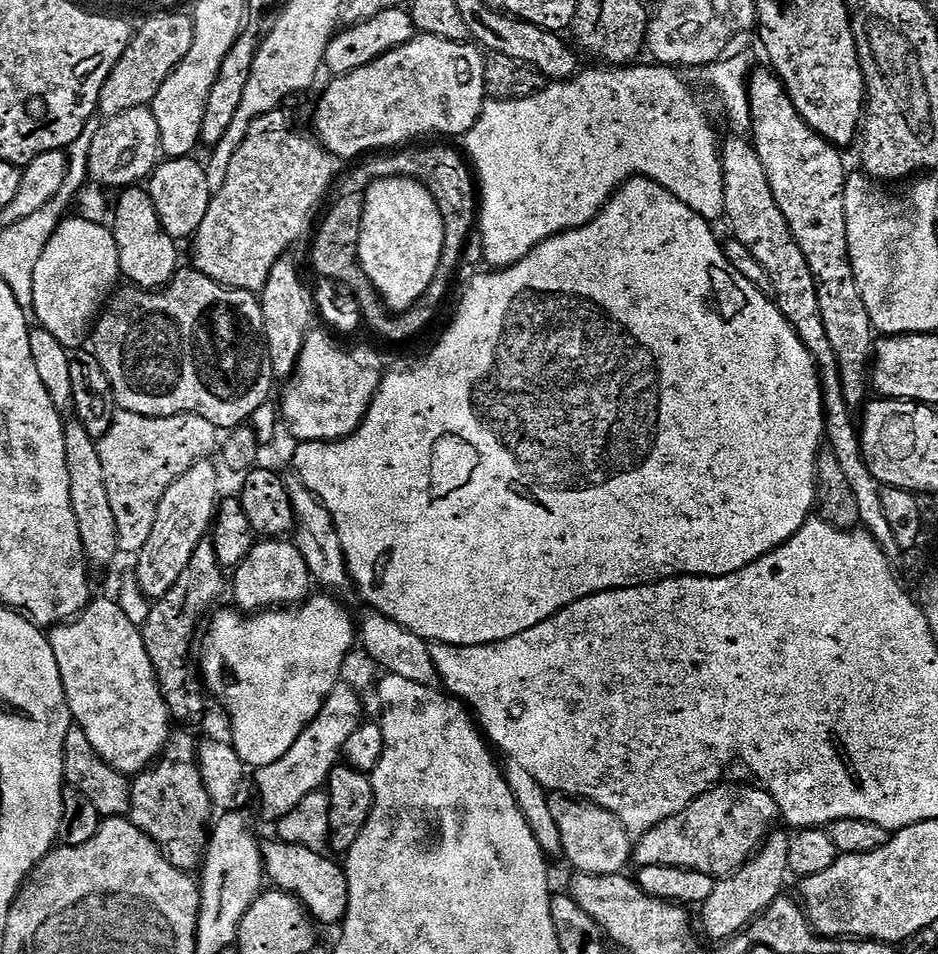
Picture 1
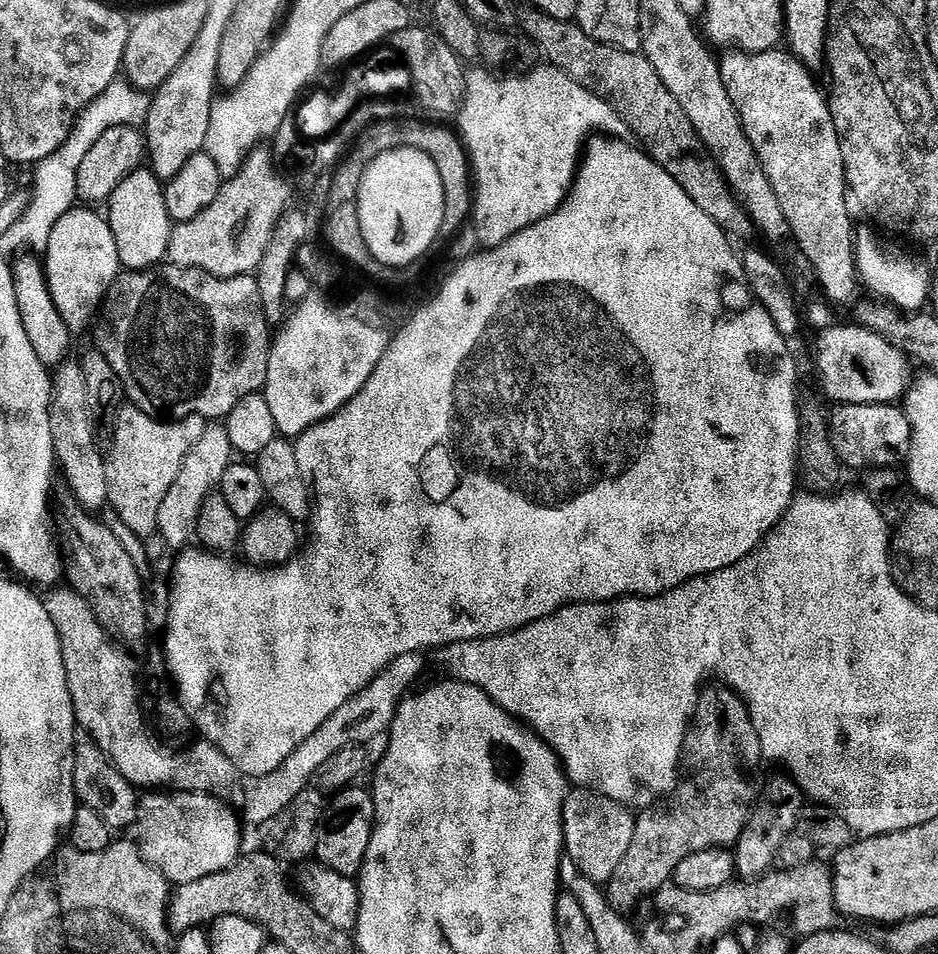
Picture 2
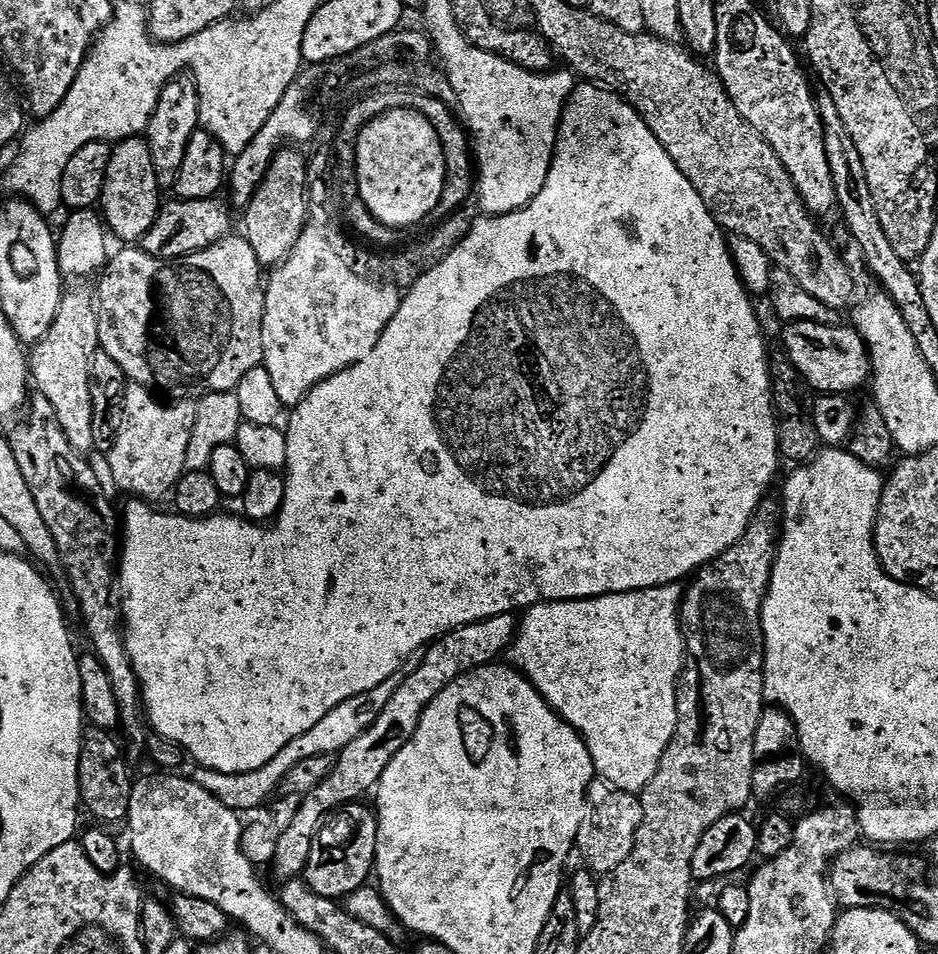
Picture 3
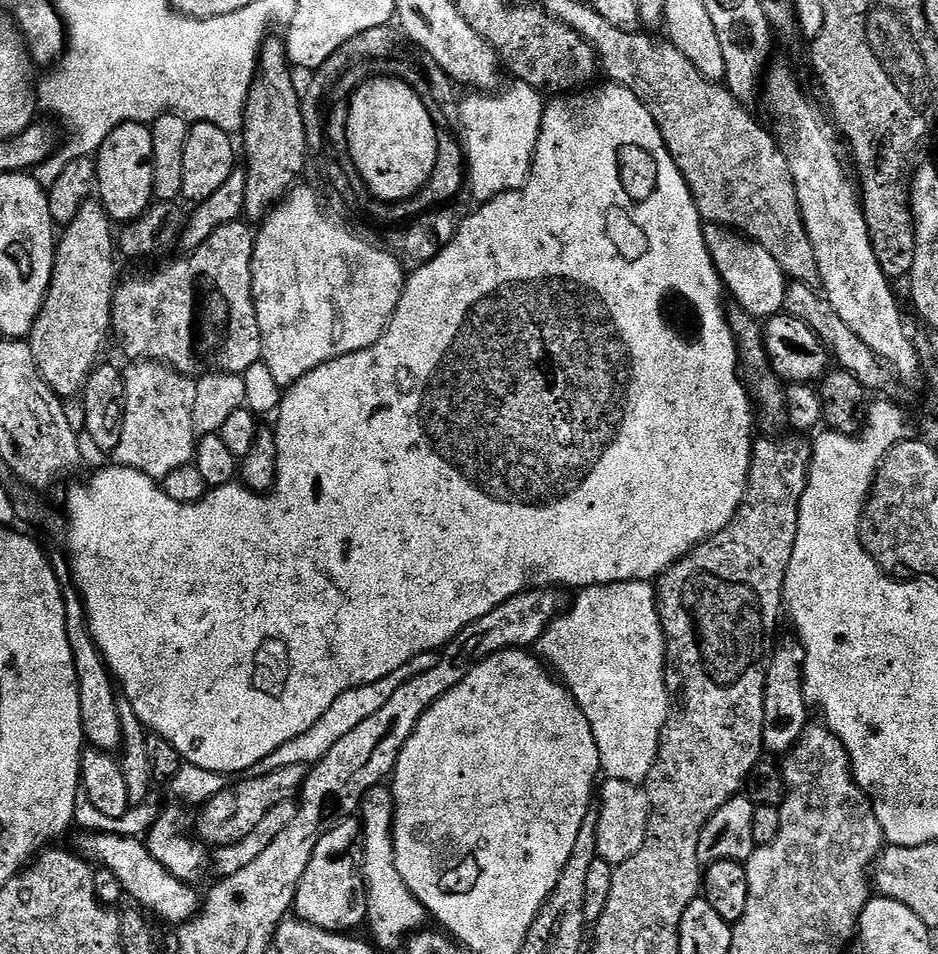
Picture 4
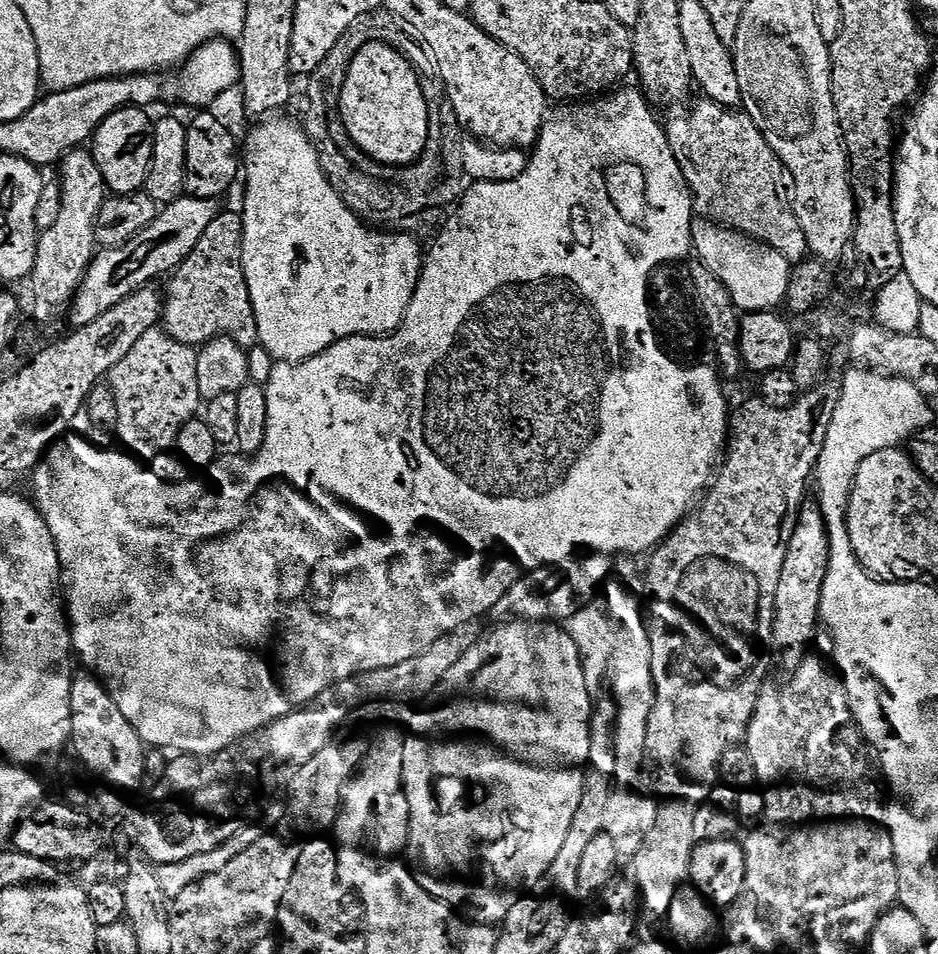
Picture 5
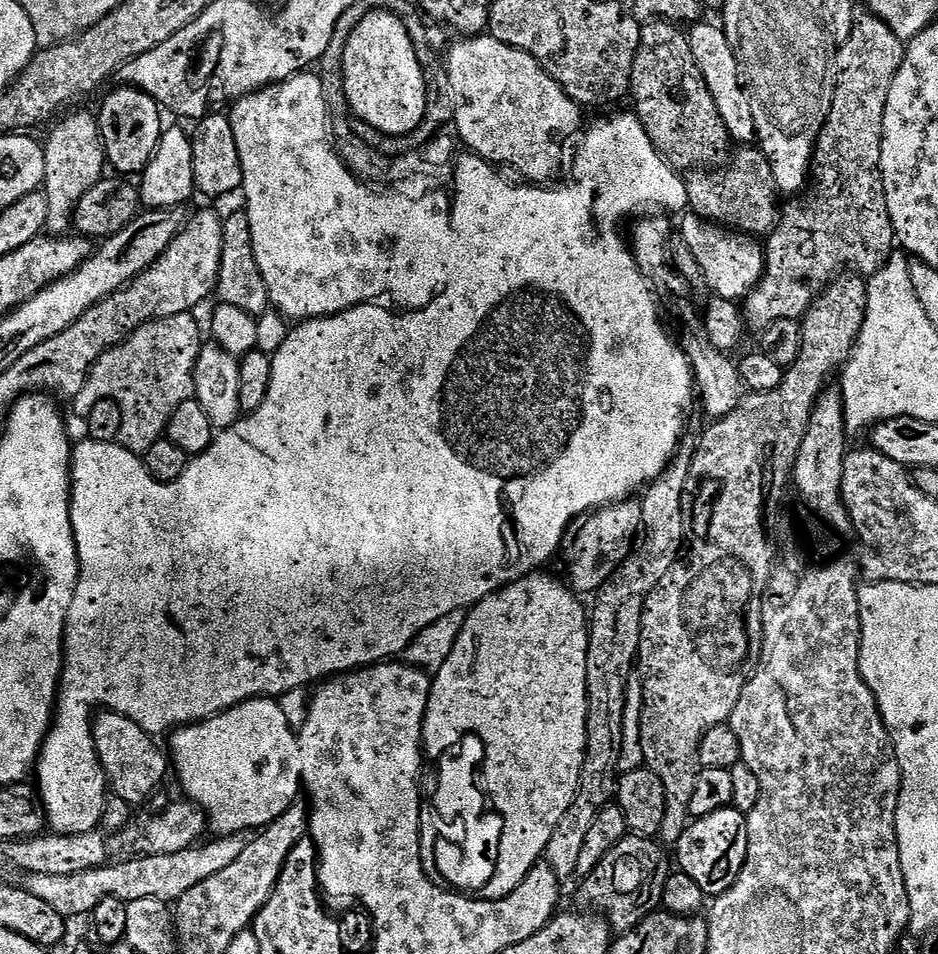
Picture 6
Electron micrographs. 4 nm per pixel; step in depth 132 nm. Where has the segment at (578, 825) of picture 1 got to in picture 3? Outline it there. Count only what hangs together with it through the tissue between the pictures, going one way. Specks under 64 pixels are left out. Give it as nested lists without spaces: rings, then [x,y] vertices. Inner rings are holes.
[[[593,779],[588,788],[588,803],[582,818],[582,826],[576,835],[575,851],[589,864],[591,871],[603,874],[614,870],[634,850],[638,826],[642,822],[642,806],[637,793],[618,790],[608,780]]]

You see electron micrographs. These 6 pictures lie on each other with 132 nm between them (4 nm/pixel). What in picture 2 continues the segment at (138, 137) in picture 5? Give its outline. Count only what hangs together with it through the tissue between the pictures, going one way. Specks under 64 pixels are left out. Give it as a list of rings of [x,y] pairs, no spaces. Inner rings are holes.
[[[141,166],[132,172],[114,190],[111,200],[107,201],[106,219],[113,231],[117,243],[118,258],[121,265],[128,270],[143,270],[157,267],[168,255],[168,242],[172,237],[174,221],[168,216],[166,198],[164,197],[164,184],[154,175],[151,167]]]

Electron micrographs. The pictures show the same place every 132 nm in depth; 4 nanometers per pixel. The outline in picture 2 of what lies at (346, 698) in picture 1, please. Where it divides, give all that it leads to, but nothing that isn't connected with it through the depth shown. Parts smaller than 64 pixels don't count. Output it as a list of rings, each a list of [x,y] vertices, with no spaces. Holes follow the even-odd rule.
[[[411,652],[390,662],[364,689],[338,706],[338,710],[334,710],[334,714],[330,714],[330,718],[326,718],[326,722],[322,722],[322,726],[318,726],[318,730],[314,730],[314,734],[310,734],[310,738],[306,738],[306,742],[302,742],[302,746],[298,746],[298,750],[294,750],[294,754],[290,754],[290,758],[286,758],[286,762],[278,766],[278,770],[265,776],[247,777],[242,784],[243,819],[248,819],[253,826],[270,822],[270,818],[276,818],[282,810],[286,810],[286,806],[290,806],[290,802],[294,802],[294,798],[298,798],[298,794],[302,794],[302,790],[313,783],[317,770],[322,762],[326,762],[326,758],[330,758],[337,750],[342,750],[342,746],[367,745],[368,740],[375,736],[383,737],[392,727],[396,705],[409,695],[411,688],[408,687],[423,674],[424,658],[424,652]]]

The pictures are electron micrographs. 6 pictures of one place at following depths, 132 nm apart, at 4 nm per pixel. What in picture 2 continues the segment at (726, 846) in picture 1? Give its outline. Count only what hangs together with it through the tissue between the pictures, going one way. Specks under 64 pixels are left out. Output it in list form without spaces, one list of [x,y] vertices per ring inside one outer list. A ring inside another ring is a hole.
[[[705,687],[696,703],[696,715],[692,717],[688,729],[688,737],[684,740],[683,767],[686,771],[676,787],[667,796],[643,809],[636,816],[634,838],[630,838],[630,850],[618,862],[618,870],[614,870],[611,880],[606,885],[607,895],[612,904],[632,904],[644,895],[655,894],[672,880],[674,870],[682,858],[690,858],[690,854],[698,854],[698,850],[719,848],[735,845],[740,838],[740,832],[748,825],[752,816],[752,805],[758,795],[758,784],[752,775],[756,767],[762,764],[760,739],[752,725],[748,706],[743,696],[737,696],[731,688]]]

